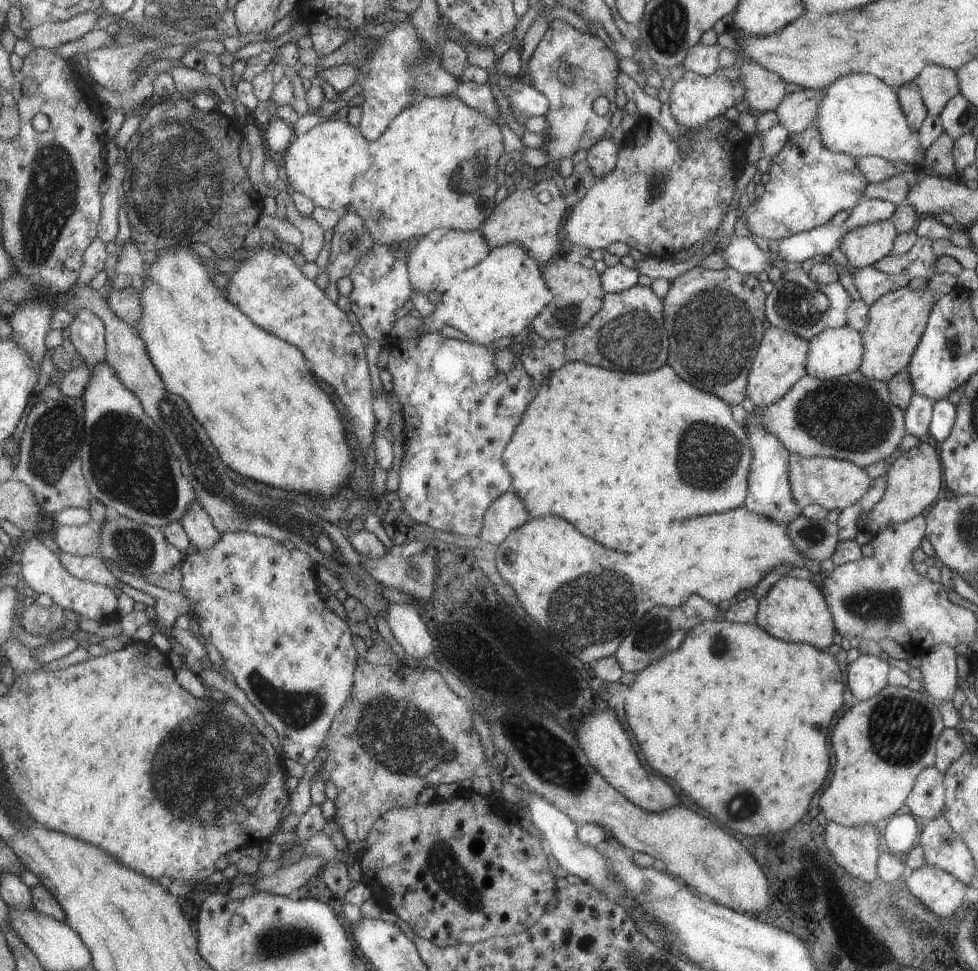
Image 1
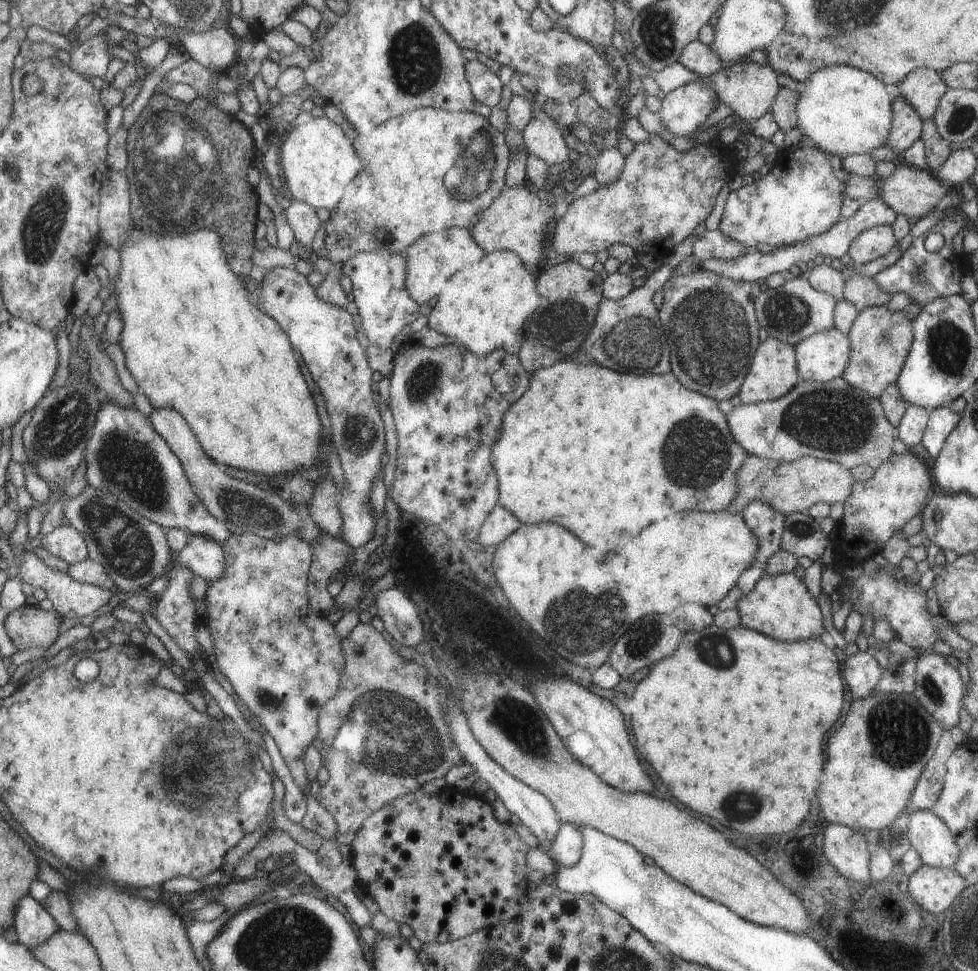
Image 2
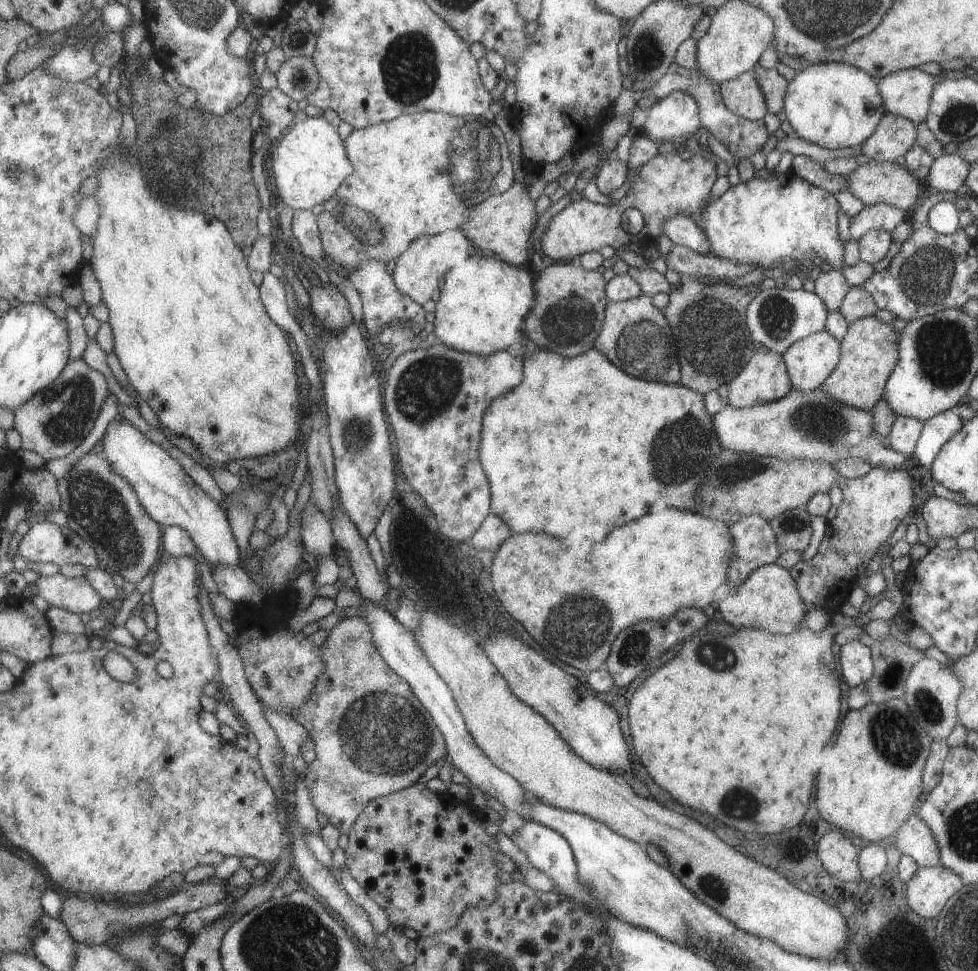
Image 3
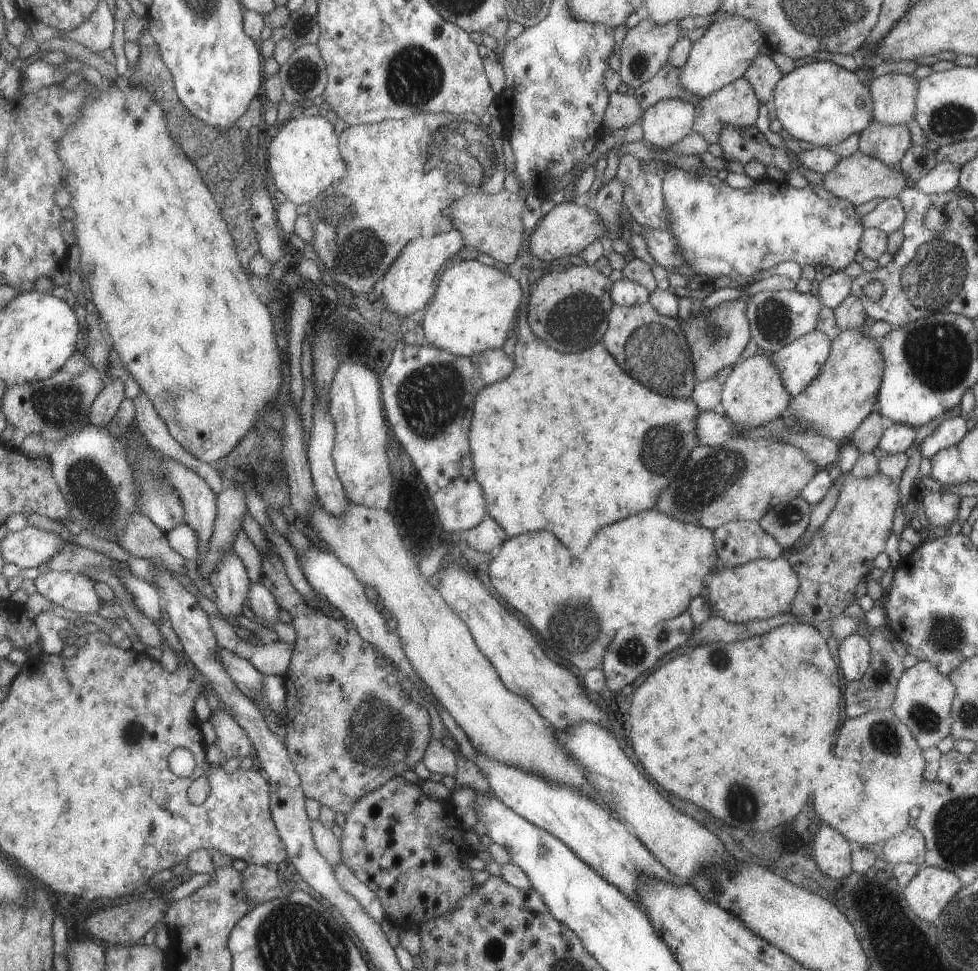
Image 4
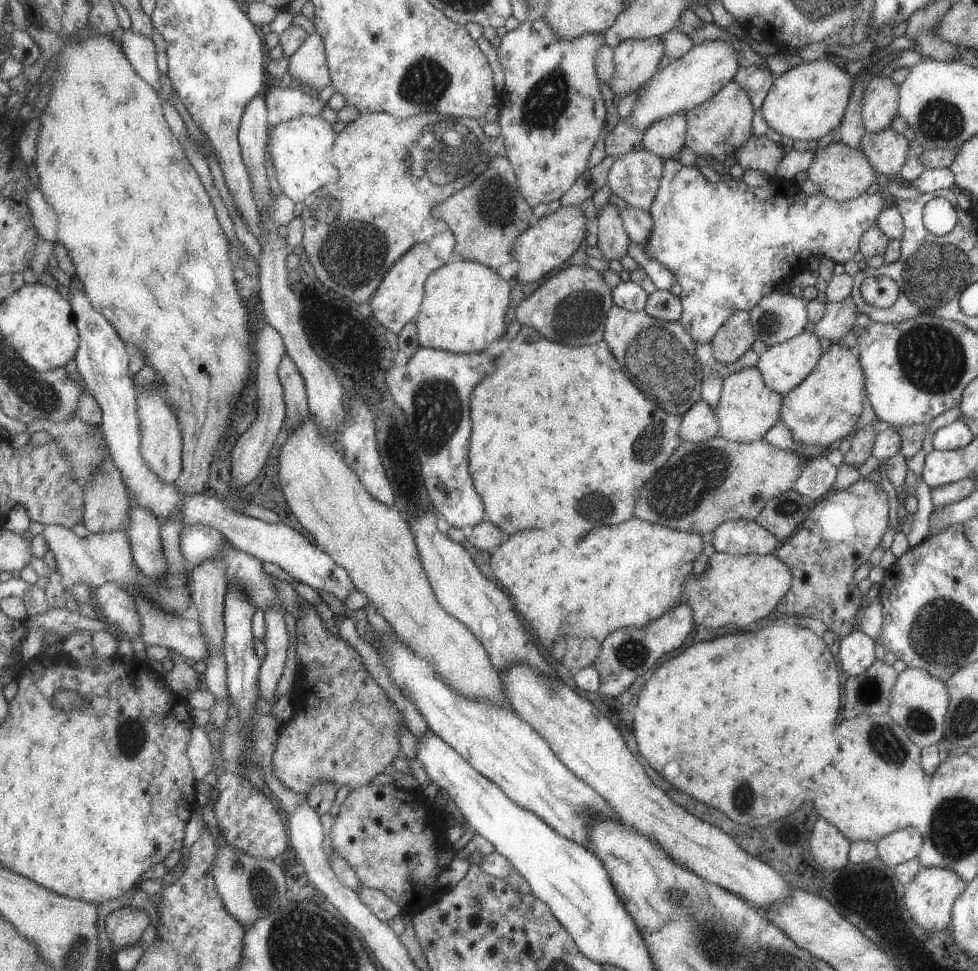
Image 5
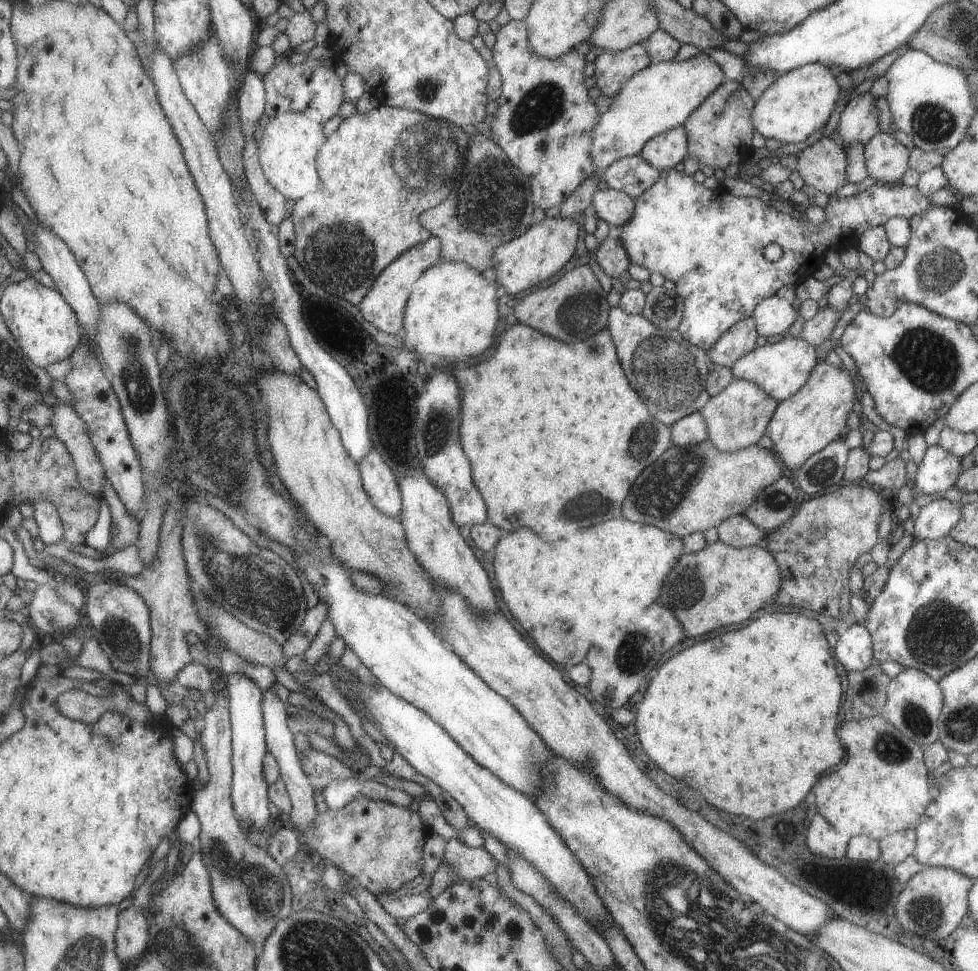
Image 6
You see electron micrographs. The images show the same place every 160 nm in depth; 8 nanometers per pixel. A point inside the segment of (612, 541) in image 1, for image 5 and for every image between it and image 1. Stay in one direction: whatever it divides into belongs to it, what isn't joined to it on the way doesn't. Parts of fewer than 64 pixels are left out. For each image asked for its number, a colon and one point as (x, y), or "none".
2: (601, 453)
3: (578, 448)
4: (569, 443)
5: (560, 438)

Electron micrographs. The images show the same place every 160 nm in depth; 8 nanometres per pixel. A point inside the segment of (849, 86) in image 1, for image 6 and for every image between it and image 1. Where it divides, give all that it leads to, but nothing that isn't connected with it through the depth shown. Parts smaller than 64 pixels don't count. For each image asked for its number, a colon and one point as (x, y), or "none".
2: (843, 110)
3: (833, 105)
4: (822, 103)
5: (805, 102)
6: (798, 103)

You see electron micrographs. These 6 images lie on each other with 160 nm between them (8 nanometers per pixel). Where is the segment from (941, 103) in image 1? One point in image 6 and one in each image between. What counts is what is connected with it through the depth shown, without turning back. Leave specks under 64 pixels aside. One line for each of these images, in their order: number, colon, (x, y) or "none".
2: (923, 87)
3: (907, 93)
4: (893, 94)
5: (880, 104)
6: (858, 122)

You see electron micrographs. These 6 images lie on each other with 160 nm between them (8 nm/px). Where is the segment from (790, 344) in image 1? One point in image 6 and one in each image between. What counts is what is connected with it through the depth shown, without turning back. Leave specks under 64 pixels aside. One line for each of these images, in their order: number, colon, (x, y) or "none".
2: (772, 372)
3: (764, 379)
4: (753, 394)
5: (747, 408)
6: (738, 416)

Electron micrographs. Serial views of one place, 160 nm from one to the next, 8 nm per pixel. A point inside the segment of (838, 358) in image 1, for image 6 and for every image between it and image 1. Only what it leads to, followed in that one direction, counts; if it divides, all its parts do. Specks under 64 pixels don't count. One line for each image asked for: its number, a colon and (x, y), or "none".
2: (824, 355)
3: (810, 361)
4: (799, 362)
5: (783, 365)
6: (779, 369)

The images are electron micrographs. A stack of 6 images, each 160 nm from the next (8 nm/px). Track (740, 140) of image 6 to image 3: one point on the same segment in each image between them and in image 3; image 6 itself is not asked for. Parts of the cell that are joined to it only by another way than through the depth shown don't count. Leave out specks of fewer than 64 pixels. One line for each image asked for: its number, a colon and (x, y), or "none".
3: (742, 96)
4: (735, 104)
5: (715, 128)

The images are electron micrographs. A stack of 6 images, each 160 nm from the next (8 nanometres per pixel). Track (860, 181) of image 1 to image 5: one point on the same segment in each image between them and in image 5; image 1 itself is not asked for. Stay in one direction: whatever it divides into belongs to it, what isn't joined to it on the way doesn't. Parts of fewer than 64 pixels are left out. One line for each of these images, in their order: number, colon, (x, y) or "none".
2: (800, 196)
3: (760, 221)
4: (720, 231)
5: (728, 244)

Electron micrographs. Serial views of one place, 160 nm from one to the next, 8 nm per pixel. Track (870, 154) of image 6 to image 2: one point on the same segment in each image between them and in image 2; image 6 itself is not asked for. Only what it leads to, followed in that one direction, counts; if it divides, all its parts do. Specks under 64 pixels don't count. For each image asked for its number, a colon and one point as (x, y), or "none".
2: (906, 123)
3: (894, 136)
4: (887, 143)
5: (886, 151)

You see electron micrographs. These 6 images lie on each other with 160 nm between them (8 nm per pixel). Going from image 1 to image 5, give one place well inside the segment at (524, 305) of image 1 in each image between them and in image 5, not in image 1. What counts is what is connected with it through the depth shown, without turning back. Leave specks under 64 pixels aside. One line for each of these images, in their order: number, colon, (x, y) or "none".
2: (482, 308)
3: (479, 308)
4: (474, 306)
5: (463, 306)

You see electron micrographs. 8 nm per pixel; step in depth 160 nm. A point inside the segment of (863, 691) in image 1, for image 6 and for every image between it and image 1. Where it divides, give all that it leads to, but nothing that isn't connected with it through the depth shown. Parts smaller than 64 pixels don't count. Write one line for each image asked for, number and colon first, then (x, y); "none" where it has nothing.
2: (861, 672)
3: (856, 667)
4: (853, 651)
5: (855, 652)
6: (853, 649)

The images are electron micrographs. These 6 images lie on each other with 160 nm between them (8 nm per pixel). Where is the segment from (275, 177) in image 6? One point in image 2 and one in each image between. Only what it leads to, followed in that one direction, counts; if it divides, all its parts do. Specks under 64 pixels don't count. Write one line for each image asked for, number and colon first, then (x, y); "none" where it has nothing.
2: (319, 160)
3: (311, 162)
4: (304, 157)
5: (299, 149)

